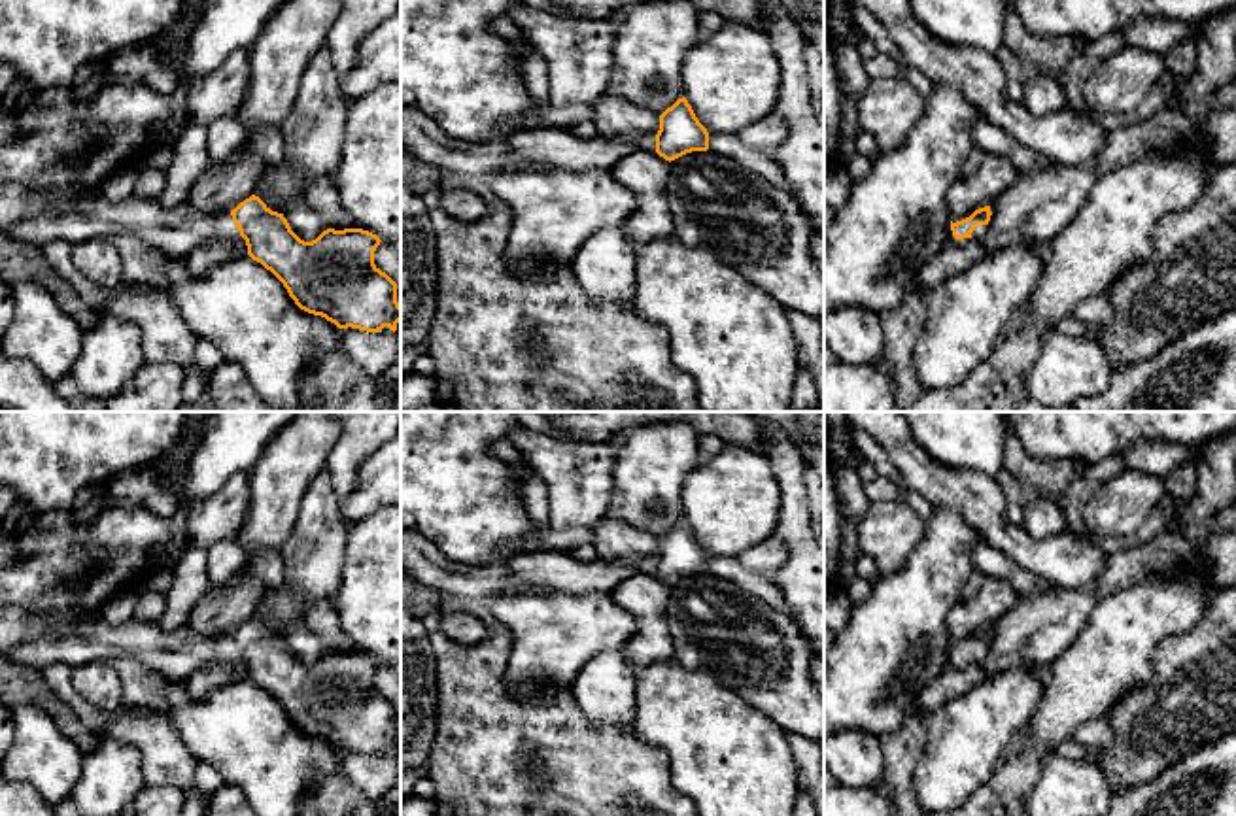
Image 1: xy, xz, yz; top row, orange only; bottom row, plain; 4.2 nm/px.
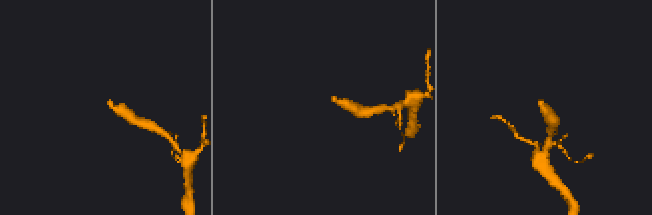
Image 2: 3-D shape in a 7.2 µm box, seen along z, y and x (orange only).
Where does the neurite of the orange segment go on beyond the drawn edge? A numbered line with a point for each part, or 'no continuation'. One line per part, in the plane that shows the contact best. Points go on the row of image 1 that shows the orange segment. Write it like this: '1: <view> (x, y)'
1: xy (29, 216)

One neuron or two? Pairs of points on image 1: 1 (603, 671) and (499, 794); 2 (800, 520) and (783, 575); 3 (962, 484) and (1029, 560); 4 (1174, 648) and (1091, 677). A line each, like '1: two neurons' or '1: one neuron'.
1: two neurons
2: one neuron
3: one neuron
4: two neurons

